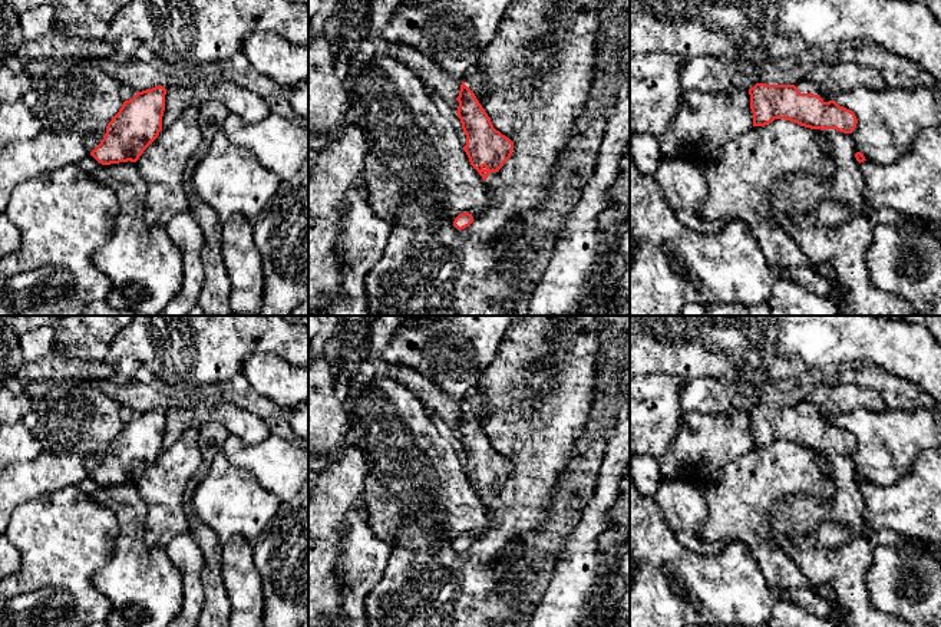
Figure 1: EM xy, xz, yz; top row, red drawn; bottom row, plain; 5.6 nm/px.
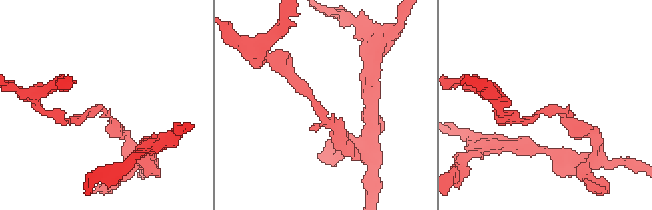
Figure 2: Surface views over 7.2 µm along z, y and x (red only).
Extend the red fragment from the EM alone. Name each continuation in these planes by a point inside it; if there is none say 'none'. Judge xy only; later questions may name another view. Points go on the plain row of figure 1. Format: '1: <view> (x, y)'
none

